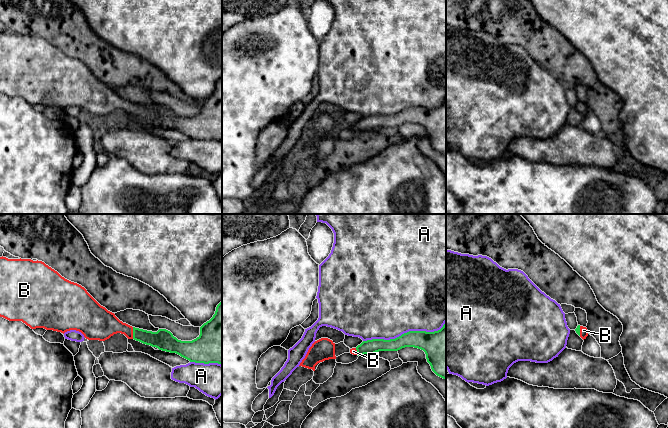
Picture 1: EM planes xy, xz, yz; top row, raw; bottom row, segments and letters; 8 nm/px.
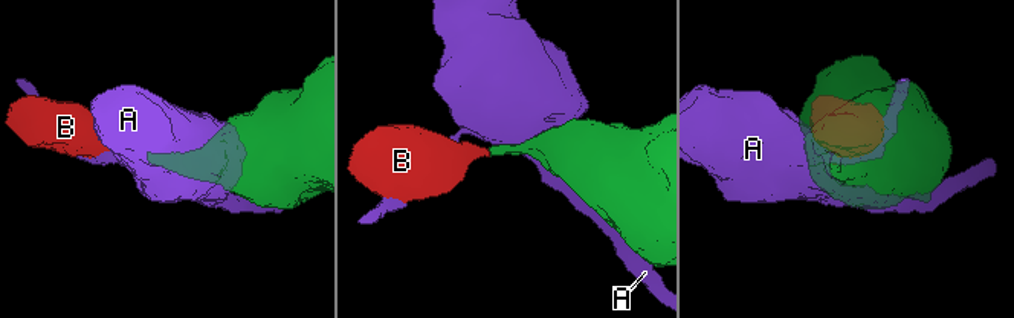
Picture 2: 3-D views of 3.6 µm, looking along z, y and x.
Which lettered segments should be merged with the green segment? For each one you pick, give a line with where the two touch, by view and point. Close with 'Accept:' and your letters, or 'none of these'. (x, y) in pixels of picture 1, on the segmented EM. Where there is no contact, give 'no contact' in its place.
B: xy (133, 333)
Accept: B

